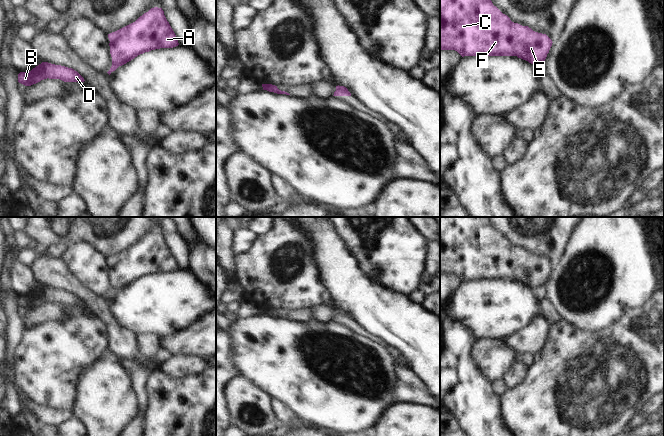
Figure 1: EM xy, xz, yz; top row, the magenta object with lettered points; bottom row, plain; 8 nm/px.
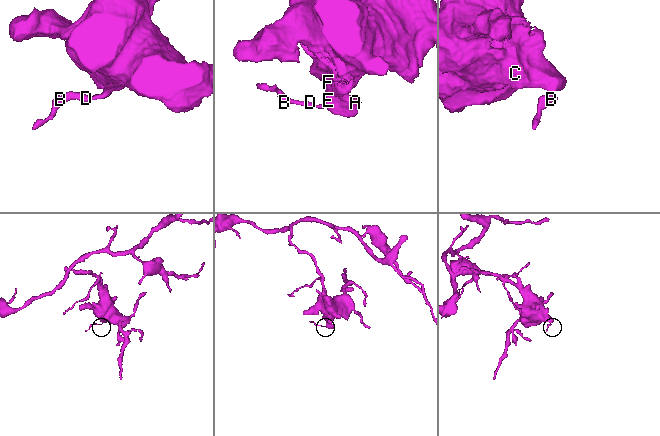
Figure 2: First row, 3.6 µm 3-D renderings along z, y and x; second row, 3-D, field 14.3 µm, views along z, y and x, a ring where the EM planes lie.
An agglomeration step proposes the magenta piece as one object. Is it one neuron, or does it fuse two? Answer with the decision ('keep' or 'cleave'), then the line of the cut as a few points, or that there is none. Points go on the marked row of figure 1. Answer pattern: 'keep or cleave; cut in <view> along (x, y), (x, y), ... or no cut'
cleave; cut in yz along (542, 61), (534, 65)

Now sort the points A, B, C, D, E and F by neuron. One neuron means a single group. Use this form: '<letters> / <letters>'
A C E F / B D

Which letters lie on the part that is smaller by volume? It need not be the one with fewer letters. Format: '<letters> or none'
B, D

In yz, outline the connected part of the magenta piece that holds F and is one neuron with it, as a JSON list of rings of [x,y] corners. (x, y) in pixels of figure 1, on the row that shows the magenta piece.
[[[440,0],[440,49],[455,50],[464,56],[517,56],[534,66],[544,62],[552,46],[552,40],[528,26],[514,23],[491,0]]]

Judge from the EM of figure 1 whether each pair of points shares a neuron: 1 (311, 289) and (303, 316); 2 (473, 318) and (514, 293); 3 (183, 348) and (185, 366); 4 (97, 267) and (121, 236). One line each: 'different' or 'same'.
1: different
2: same
3: different
4: different

